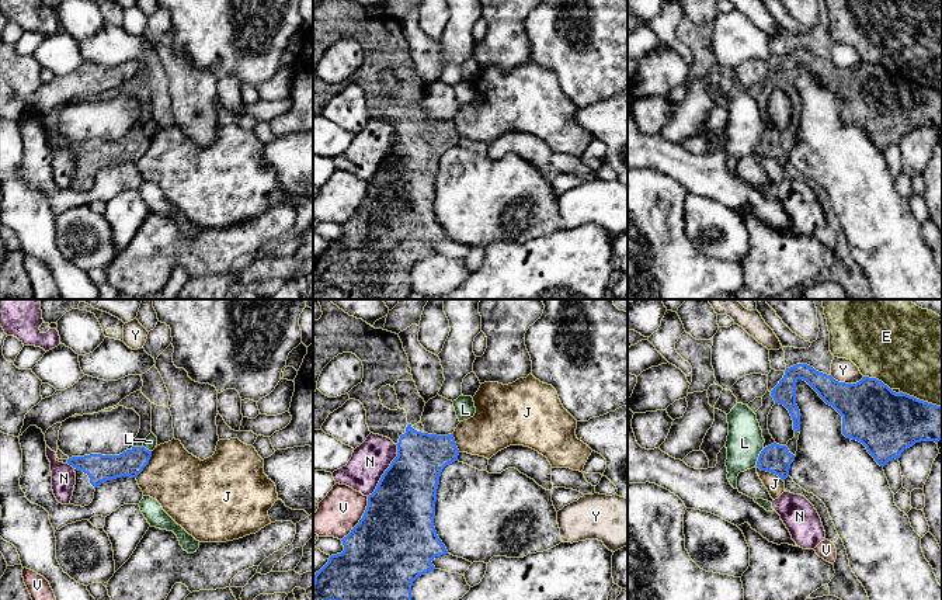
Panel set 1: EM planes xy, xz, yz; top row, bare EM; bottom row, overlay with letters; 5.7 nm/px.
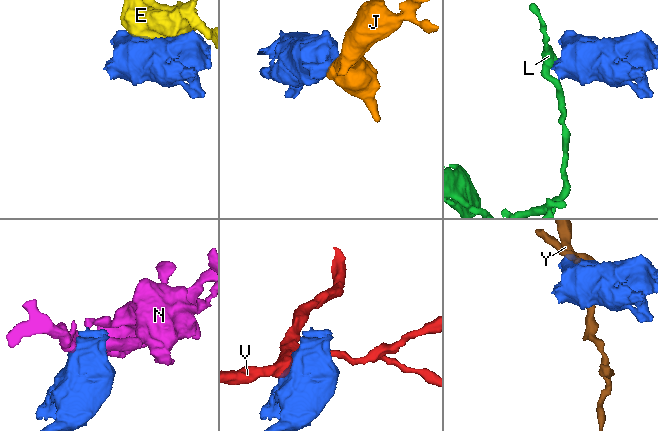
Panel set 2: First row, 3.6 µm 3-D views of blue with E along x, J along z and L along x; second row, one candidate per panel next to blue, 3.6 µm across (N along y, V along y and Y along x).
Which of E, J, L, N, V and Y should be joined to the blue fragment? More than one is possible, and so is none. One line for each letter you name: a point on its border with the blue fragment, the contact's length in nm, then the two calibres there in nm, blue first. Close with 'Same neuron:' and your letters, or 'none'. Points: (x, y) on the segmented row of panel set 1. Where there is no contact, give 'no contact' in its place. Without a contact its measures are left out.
Same neuron: none

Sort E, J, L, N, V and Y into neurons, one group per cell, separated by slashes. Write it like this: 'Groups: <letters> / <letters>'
Groups: E J / L / N / V / Y

